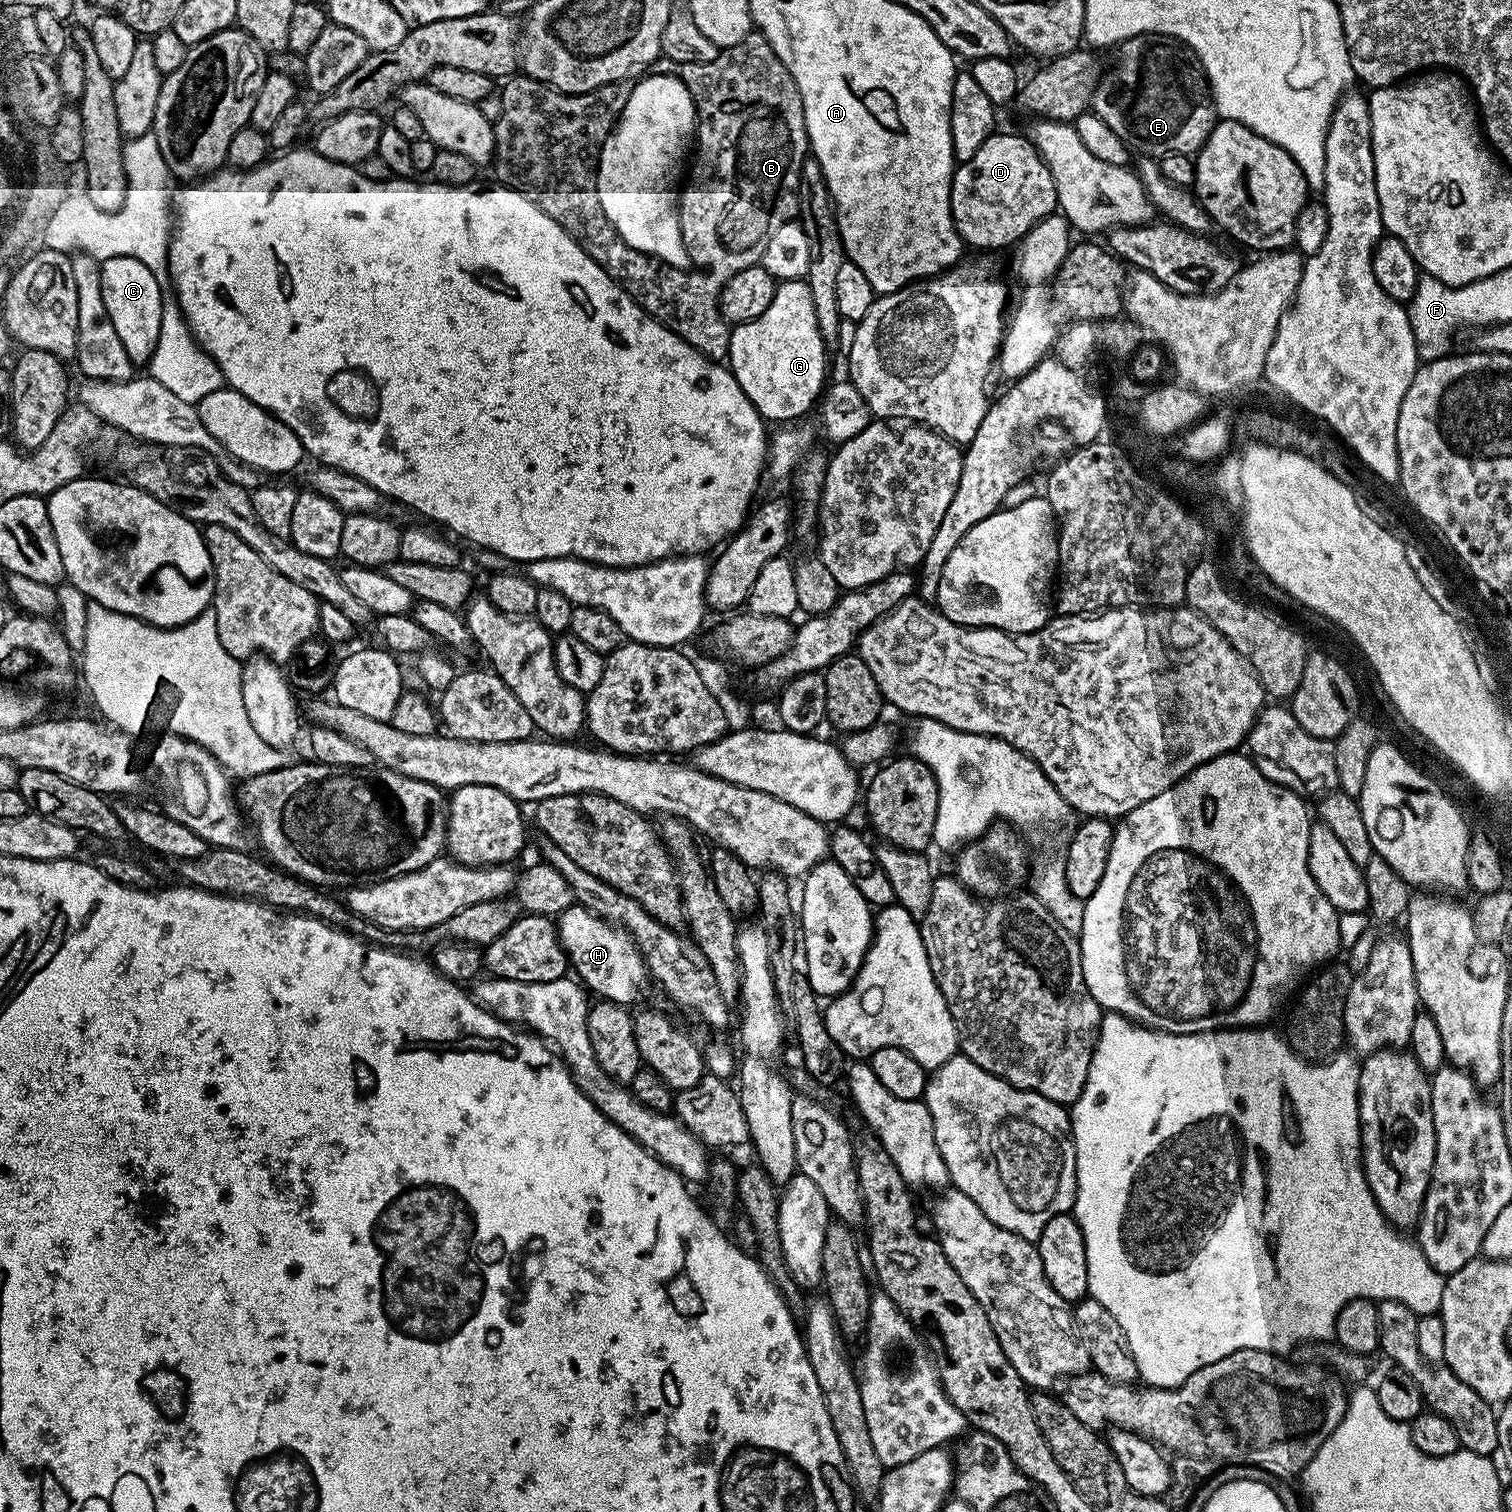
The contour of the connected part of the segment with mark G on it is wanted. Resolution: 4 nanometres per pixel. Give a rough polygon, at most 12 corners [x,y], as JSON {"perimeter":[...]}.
{"perimeter":[[807,279],[728,333],[765,421],[796,422],[828,372]]}

